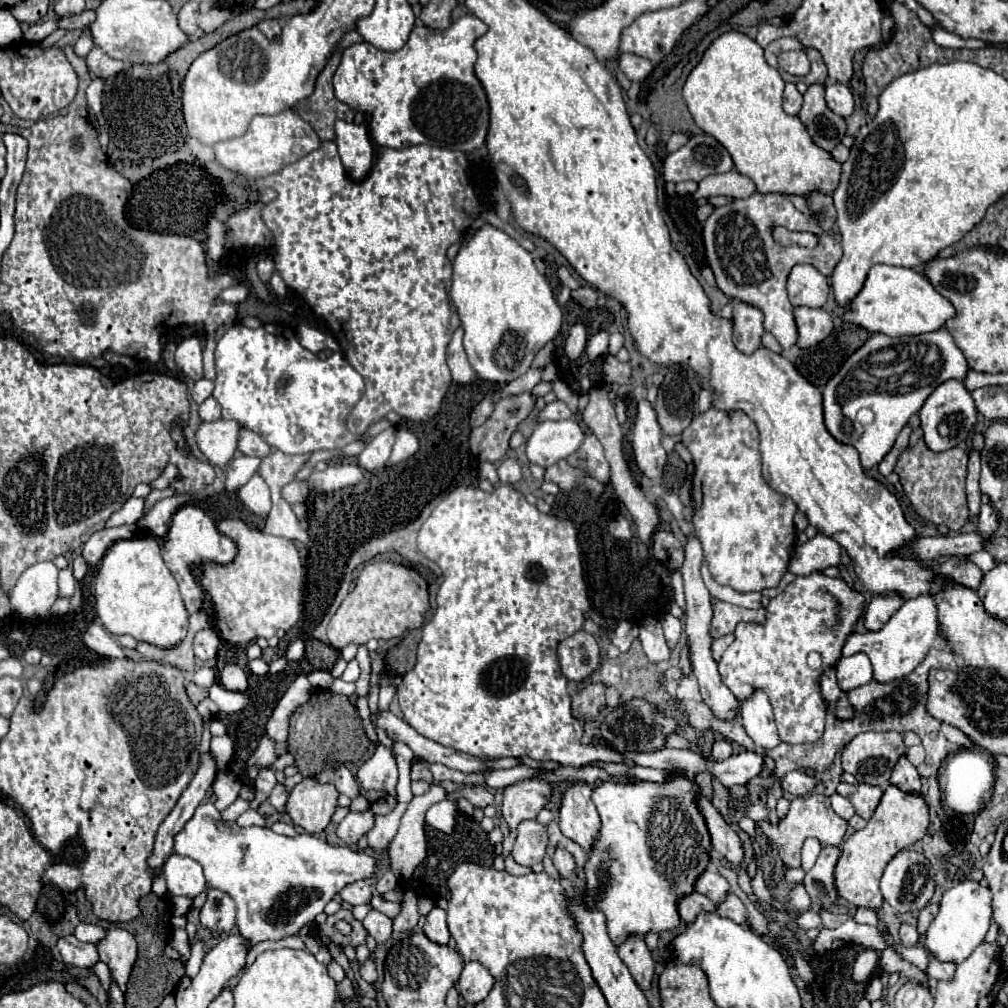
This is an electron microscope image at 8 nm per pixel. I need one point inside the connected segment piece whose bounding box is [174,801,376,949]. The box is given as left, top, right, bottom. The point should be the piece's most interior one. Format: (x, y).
(254, 865)

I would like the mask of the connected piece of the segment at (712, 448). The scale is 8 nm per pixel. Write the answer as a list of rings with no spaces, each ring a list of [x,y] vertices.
[[[710,407],[684,429],[682,443],[692,453],[696,467],[692,523],[714,581],[740,593],[776,587],[794,551],[796,529],[792,519],[798,509],[788,497],[766,485],[754,421],[738,411],[728,415]]]

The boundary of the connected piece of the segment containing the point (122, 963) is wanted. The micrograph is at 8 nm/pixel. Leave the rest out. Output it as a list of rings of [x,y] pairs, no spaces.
[[[120,927],[106,929],[104,939],[100,939],[96,943],[96,949],[98,949],[100,961],[104,961],[110,967],[112,977],[124,991],[132,965],[136,961],[136,941],[134,941],[132,933],[128,933],[126,929],[120,929]]]

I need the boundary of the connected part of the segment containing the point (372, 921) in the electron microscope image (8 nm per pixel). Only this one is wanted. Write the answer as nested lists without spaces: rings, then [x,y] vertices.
[[[372,909],[372,911],[364,917],[362,923],[364,923],[364,927],[368,929],[370,937],[376,939],[376,943],[384,943],[384,941],[388,941],[390,935],[392,935],[392,919],[386,917],[384,913],[376,911],[376,909]]]

